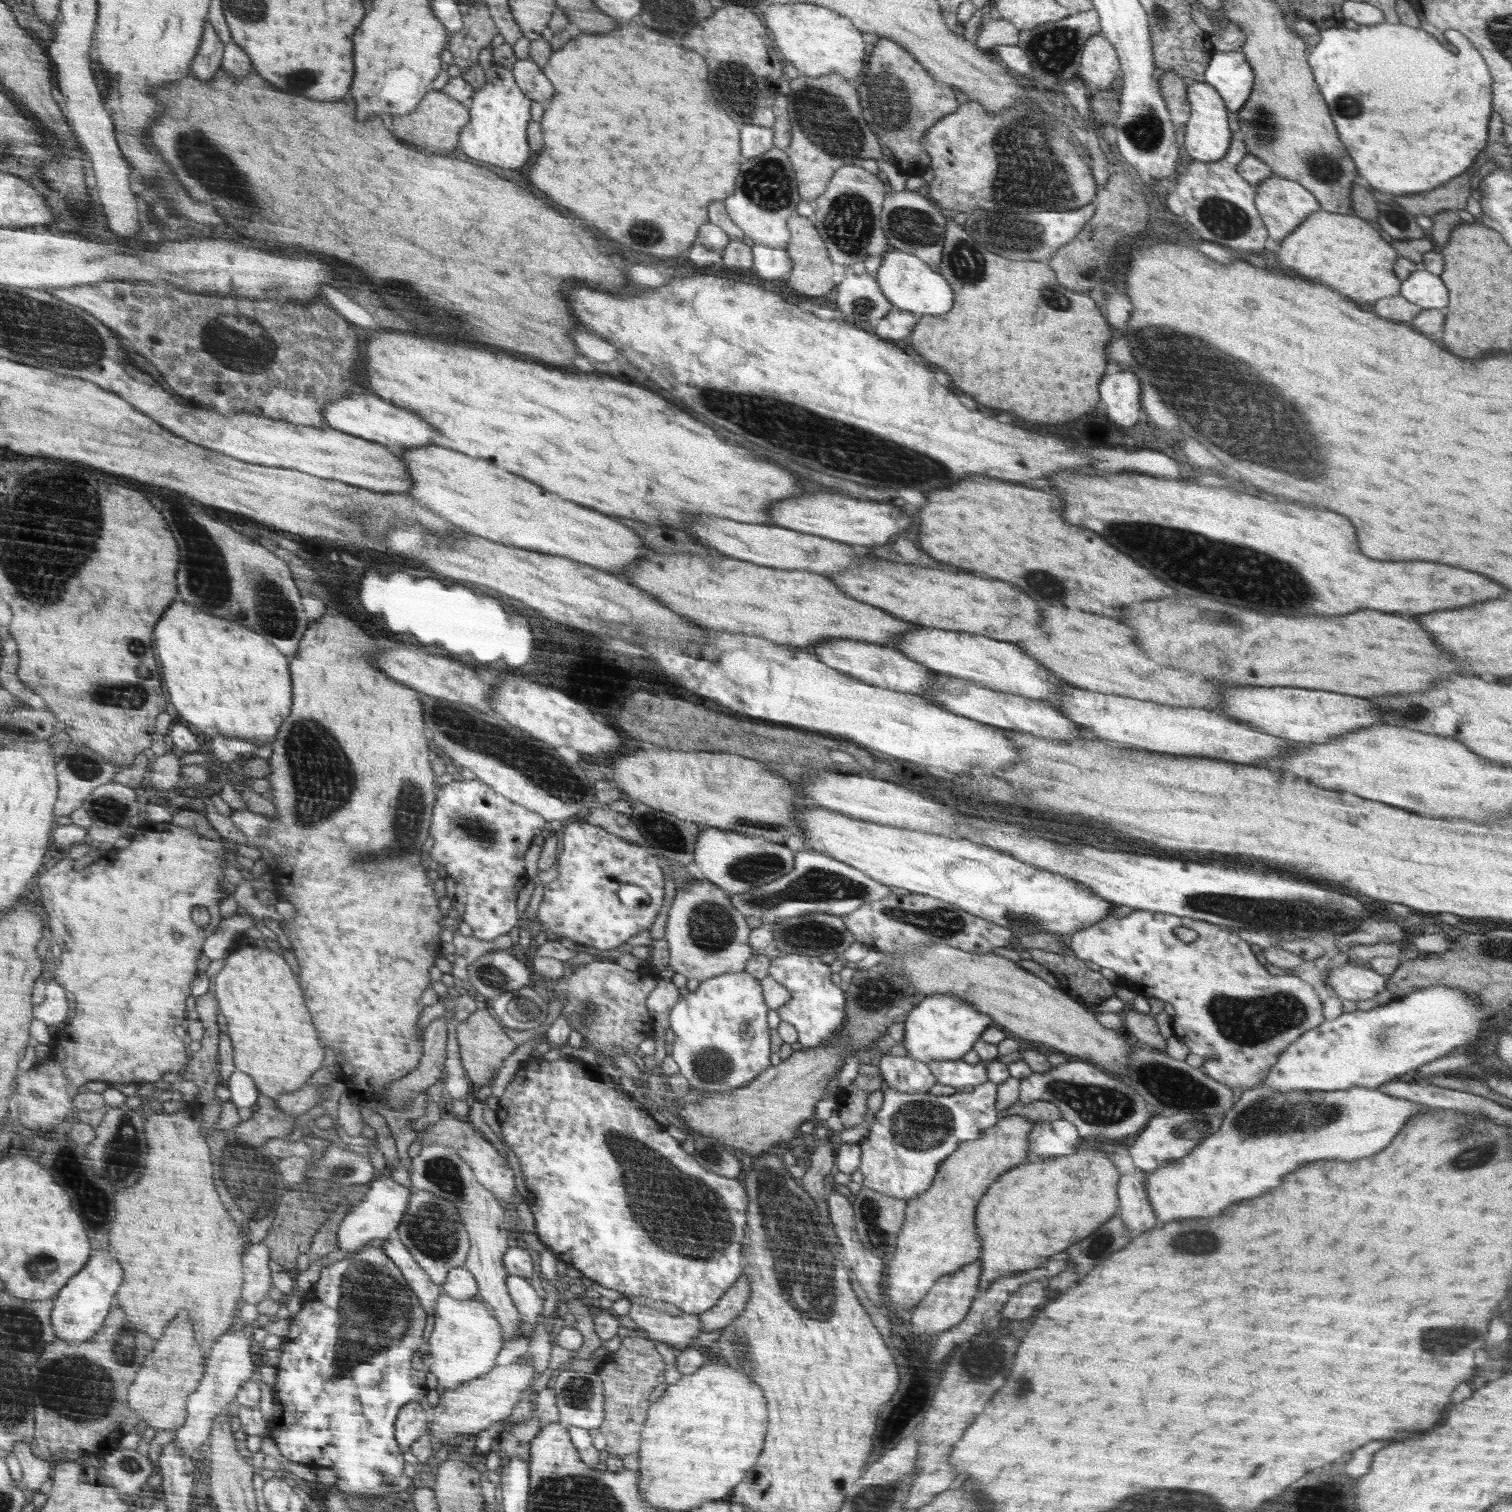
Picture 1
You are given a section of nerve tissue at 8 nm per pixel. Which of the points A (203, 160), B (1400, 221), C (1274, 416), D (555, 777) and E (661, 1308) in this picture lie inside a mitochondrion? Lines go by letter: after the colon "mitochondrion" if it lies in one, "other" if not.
A: mitochondrion
B: mitochondrion
C: mitochondrion
D: mitochondrion
E: other

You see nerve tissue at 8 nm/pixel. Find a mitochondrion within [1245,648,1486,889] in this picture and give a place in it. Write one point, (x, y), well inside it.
(1410, 711)

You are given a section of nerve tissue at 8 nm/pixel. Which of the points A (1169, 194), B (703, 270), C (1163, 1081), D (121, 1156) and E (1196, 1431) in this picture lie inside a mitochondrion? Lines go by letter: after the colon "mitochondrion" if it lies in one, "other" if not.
A: other
B: other
C: mitochondrion
D: mitochondrion
E: other

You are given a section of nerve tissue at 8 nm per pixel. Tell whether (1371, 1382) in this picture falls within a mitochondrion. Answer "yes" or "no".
no

